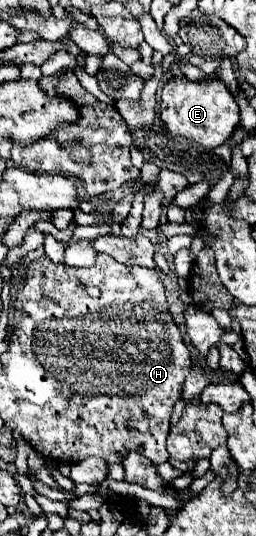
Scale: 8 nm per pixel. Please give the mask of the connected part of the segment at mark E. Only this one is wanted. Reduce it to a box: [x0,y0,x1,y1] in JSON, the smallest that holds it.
[160,78,240,150]

